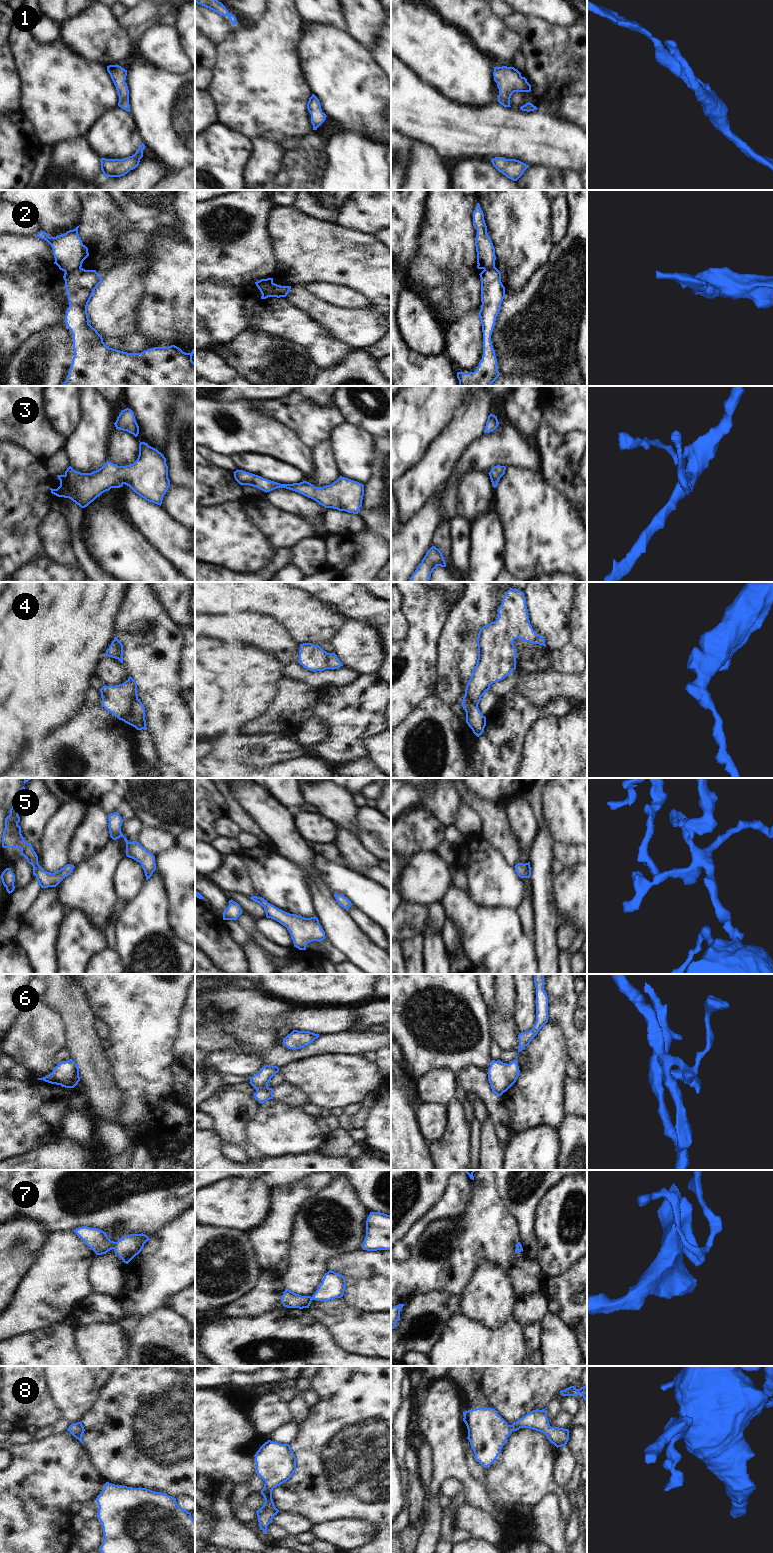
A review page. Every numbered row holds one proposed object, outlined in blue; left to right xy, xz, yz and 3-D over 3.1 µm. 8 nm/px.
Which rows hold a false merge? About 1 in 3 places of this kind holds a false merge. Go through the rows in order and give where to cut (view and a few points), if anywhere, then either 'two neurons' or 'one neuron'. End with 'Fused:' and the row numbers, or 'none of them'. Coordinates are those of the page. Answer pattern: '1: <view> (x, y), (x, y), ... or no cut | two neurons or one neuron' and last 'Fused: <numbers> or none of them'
1: no cut | one neuron
2: xy (80, 267), (65, 272) | two neurons
3: no cut | one neuron
4: xy (137, 698), (133, 703), (132, 711), (123, 720) | two neurons
5: no cut | one neuron
6: no cut | one neuron
7: xy (116, 1242), (113, 1248) | two neurons
8: no cut | one neuron
Fused: 2, 4, 7

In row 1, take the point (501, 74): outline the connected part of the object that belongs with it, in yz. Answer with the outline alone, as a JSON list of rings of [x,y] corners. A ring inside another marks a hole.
[[[493,67],[494,81],[499,89],[498,102],[504,107],[510,106],[510,98],[514,92],[530,92],[531,85],[514,67]]]

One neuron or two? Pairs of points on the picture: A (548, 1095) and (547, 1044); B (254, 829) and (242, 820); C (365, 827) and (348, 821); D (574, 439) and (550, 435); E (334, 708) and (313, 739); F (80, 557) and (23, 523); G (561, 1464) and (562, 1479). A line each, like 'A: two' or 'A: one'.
A: one
B: one
C: two
D: one
E: two
F: two
G: one

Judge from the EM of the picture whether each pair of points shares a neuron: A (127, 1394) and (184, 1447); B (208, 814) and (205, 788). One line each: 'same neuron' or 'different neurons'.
A: same neuron
B: same neuron

